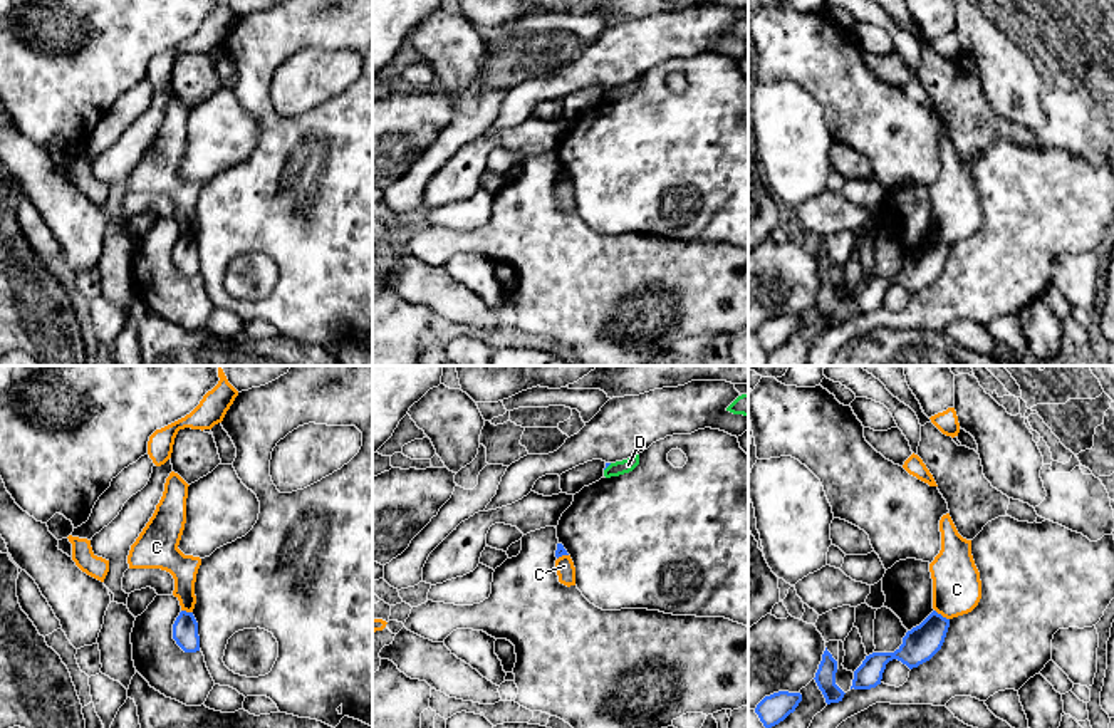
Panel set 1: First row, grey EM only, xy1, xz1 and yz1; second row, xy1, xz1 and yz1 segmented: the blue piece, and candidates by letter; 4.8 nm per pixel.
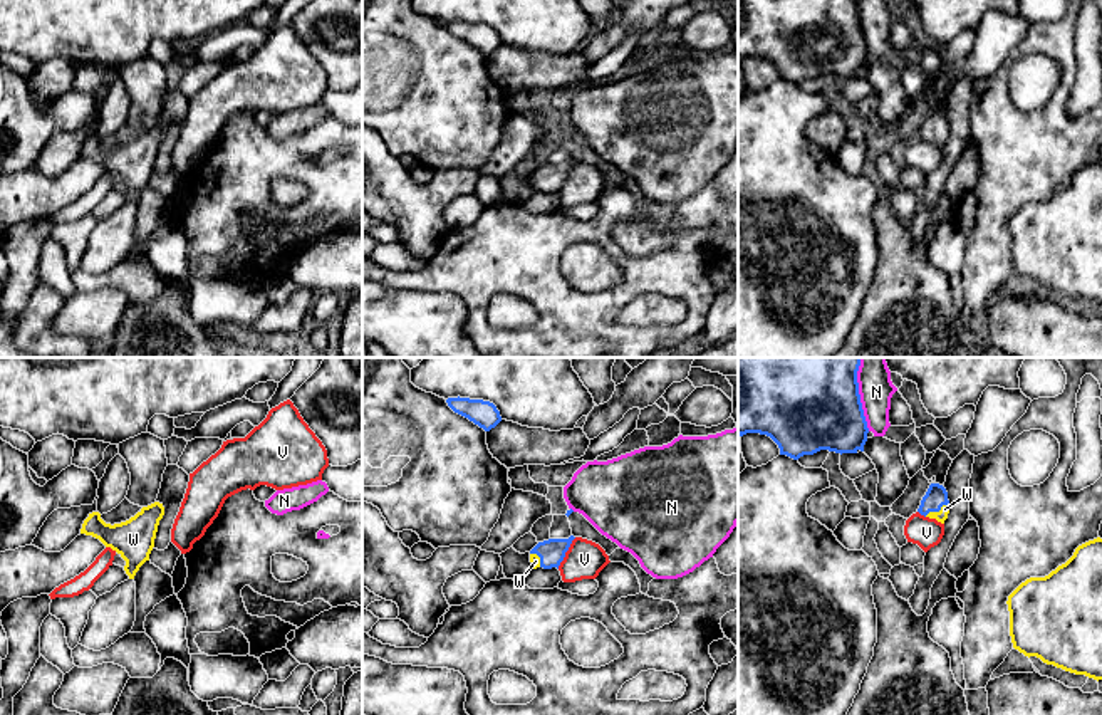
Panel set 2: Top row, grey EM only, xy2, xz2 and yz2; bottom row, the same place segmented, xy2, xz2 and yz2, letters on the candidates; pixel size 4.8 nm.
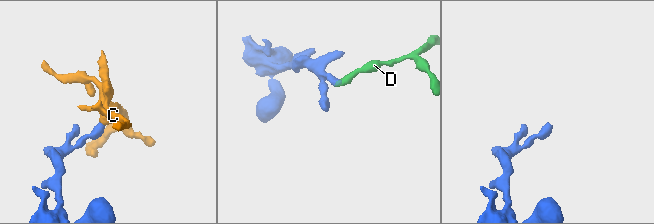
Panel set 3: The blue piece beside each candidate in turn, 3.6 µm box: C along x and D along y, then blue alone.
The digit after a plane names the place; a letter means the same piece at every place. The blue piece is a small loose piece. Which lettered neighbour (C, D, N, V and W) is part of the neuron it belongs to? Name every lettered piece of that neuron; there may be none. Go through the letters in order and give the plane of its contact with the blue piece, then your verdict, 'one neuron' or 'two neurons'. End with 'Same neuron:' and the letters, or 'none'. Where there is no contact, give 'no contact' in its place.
C: yz1 | two neurons
D: xz1 | two neurons
N: yz2 | two neurons
V: xz2 | two neurons
W: yz2 | one neuron
Same neuron: W

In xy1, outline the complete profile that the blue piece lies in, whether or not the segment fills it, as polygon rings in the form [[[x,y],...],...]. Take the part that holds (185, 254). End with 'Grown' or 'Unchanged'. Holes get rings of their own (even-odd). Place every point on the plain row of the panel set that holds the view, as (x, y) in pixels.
[[[180,237],[173,248],[173,263],[185,277],[200,275],[198,247],[193,237]]]. Unchanged

